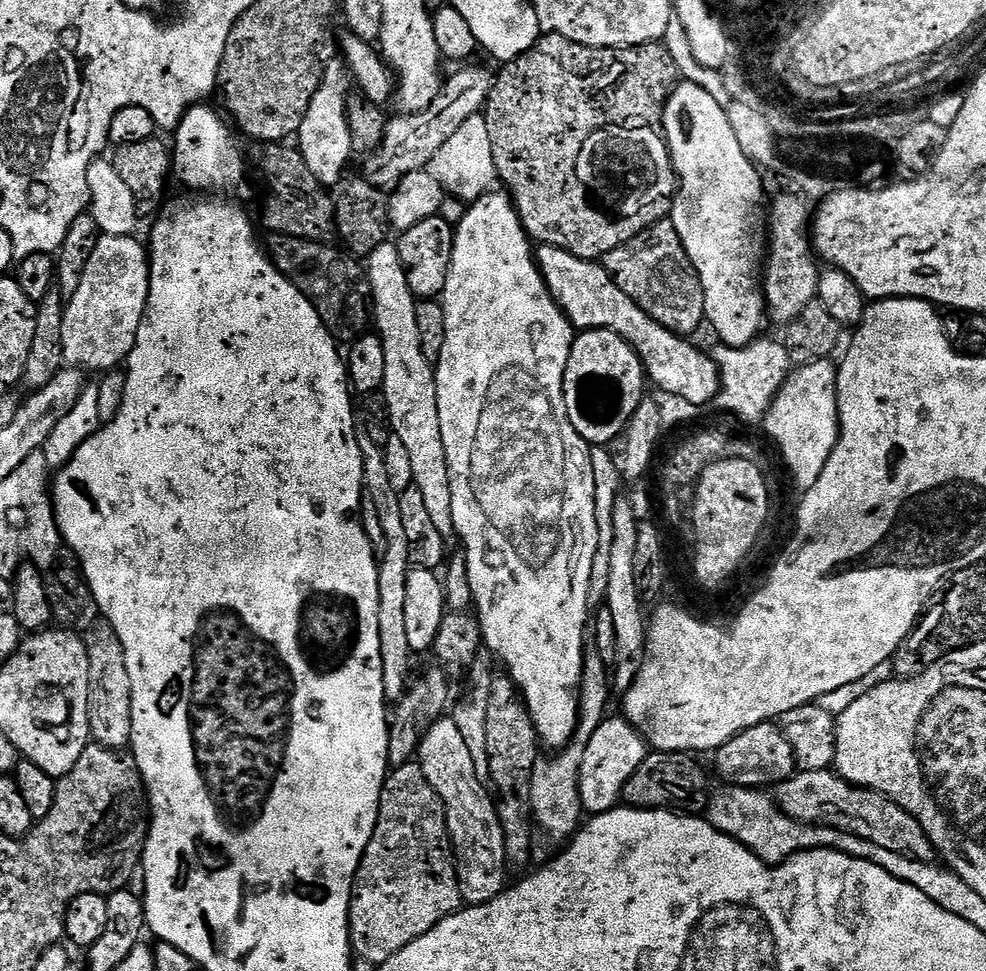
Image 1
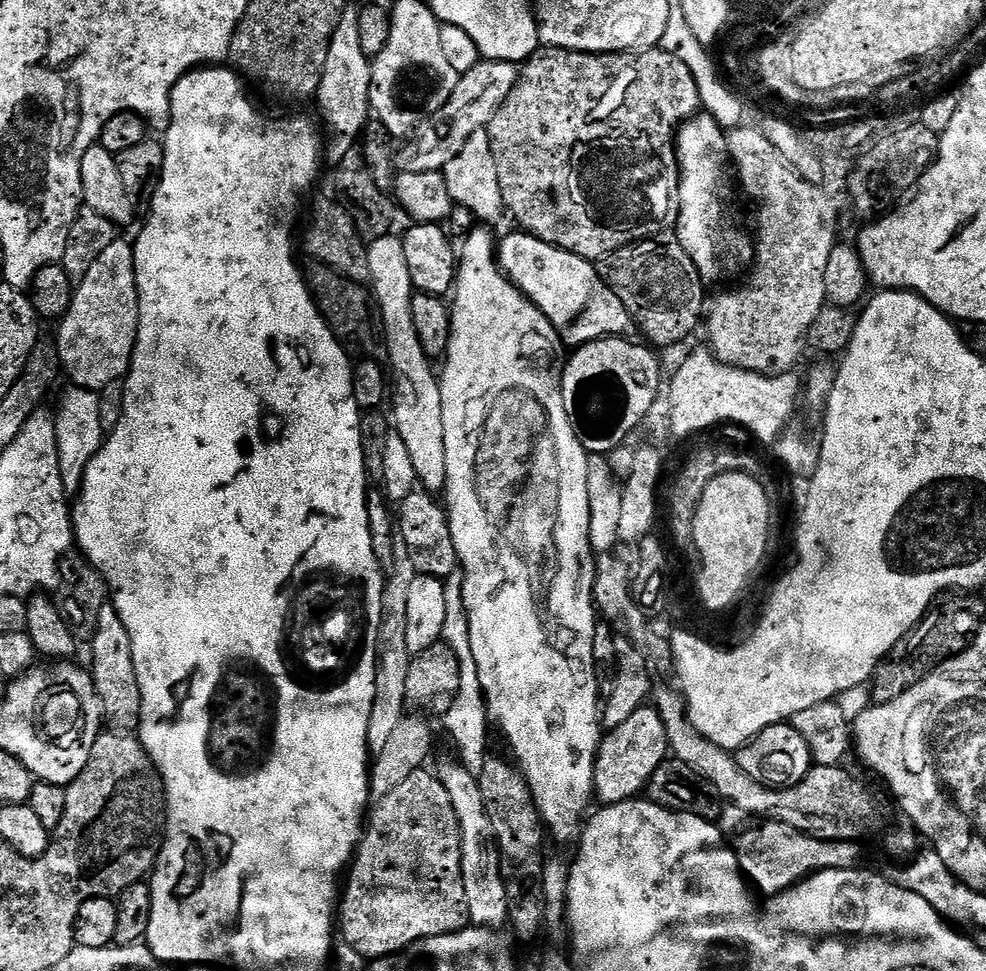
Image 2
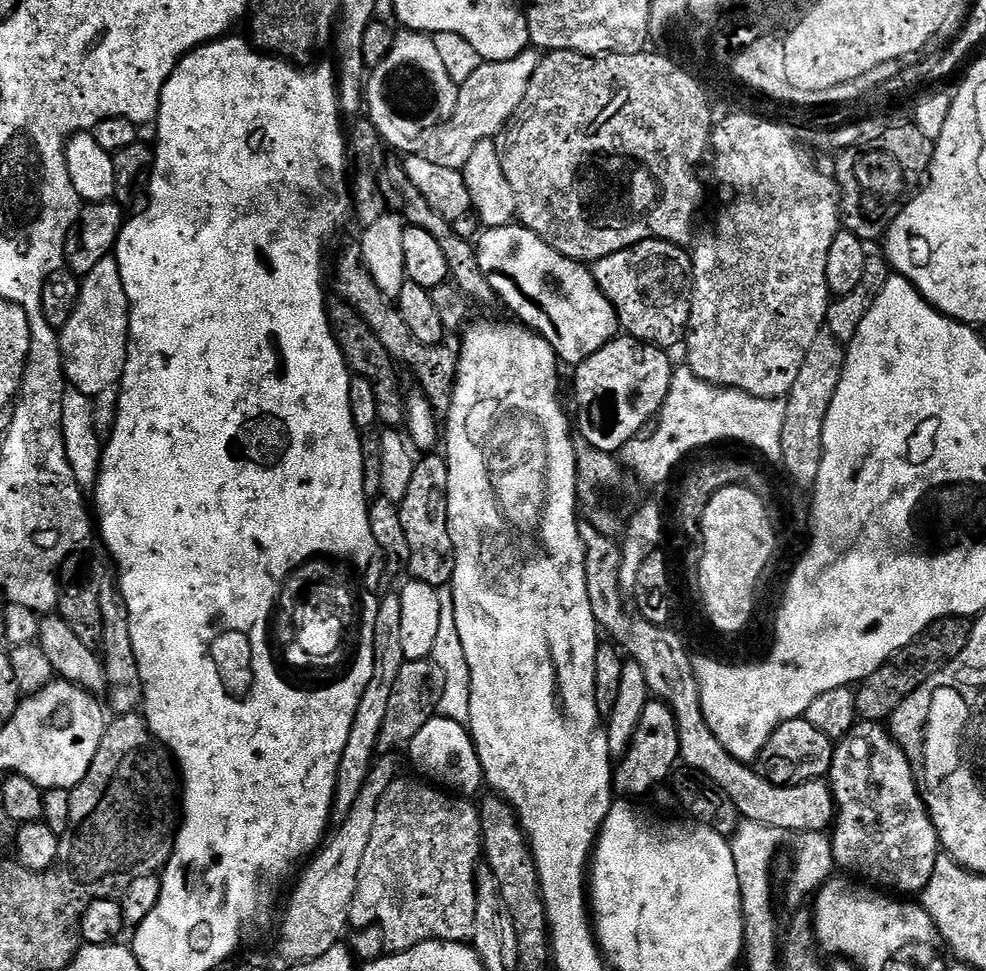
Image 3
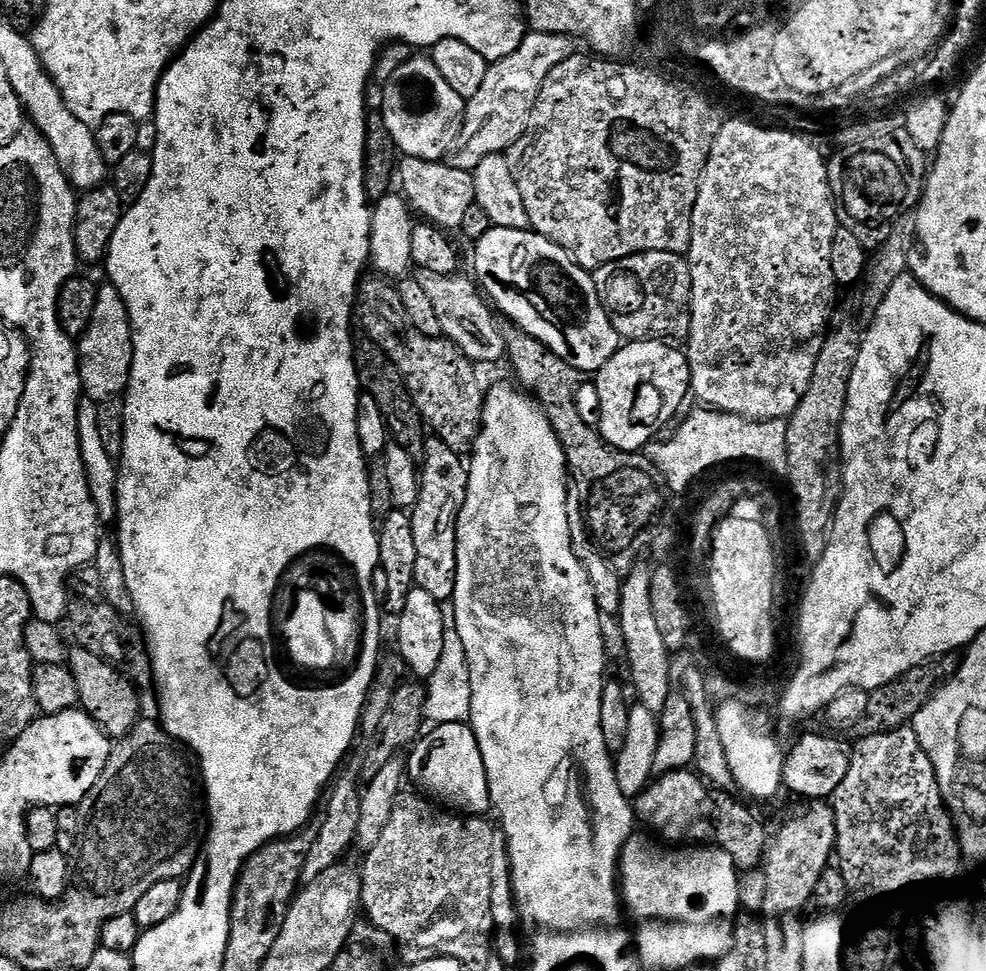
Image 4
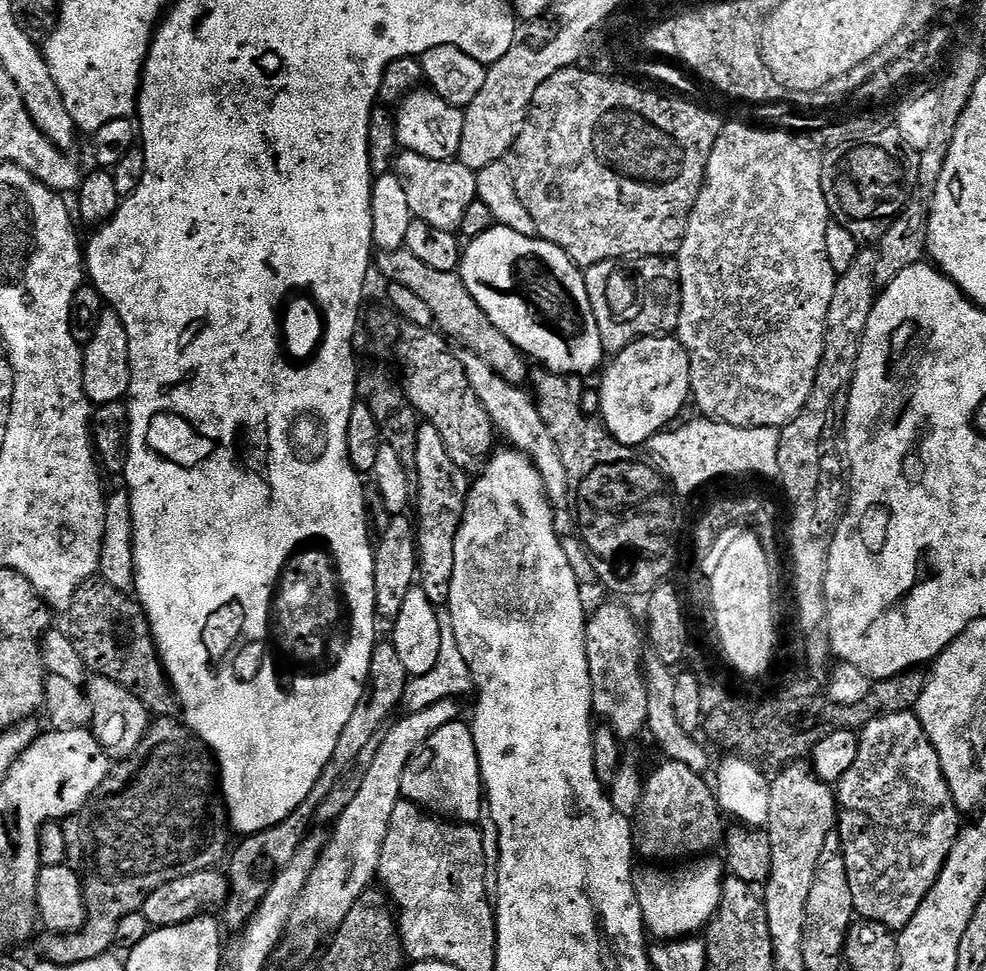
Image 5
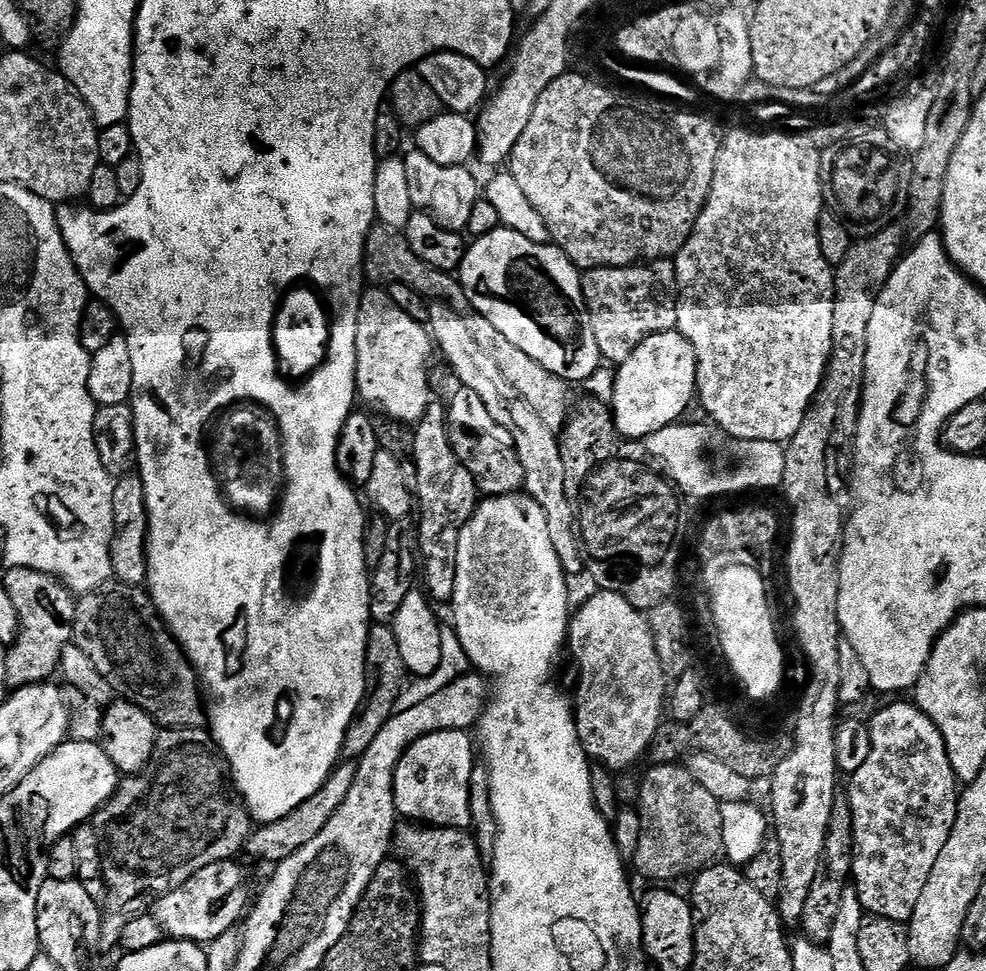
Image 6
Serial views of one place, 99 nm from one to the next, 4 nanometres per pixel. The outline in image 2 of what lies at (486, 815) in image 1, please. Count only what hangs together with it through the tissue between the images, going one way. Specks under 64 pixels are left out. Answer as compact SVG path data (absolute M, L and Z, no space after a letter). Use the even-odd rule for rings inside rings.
M459 762L446 764L438 775L442 786L446 786L446 794L450 794L450 803L454 806L454 814L458 818L460 827L460 849L462 850L462 886L466 890L466 906L468 907L468 919L473 925L493 930L501 927L508 918L508 899L502 882L502 866L500 865L500 851L496 845L495 834L491 829L490 819L486 816L485 803L482 802L482 793L479 790L479 782Z

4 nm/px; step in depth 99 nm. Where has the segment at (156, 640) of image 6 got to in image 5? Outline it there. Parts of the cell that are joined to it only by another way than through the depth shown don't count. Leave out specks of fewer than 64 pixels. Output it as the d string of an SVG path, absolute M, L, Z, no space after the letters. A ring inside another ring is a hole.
M93 578L74 594L74 602L68 608L66 619L70 642L74 642L74 650L78 650L89 673L110 678L110 682L118 682L118 686L126 686L126 690L146 705L153 717L177 715L176 694L164 670L164 663L160 661L148 615L139 599L122 590L114 590L114 586L105 580Z

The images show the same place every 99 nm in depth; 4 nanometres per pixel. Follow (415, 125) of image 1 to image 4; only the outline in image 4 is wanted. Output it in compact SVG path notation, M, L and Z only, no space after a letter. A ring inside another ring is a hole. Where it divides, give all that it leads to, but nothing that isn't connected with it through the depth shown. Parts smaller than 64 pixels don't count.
M529 31L514 54L489 63L486 79L482 81L478 94L467 101L464 125L460 128L460 145L447 157L446 163L473 173L482 158L507 153L513 144L517 144L528 129L532 103L542 90L542 82L546 82L546 74L573 55L572 44L573 41L566 36Z

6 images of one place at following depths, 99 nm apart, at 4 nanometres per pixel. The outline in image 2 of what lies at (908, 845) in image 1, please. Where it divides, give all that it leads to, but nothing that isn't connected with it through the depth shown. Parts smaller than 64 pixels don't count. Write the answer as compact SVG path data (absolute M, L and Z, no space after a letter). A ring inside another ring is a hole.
M657 691L654 696L654 707L659 710L662 722L666 726L671 755L686 762L690 770L694 770L702 779L713 784L731 807L733 804L752 816L764 816L760 818L785 824L795 832L802 832L815 840L856 842L859 841L859 836L866 835L879 822L880 812L876 809L875 798L844 766L813 767L807 778L792 788L767 788L754 782L754 778L750 778L750 774L746 774L746 770L738 766L735 755L729 749L710 742L696 729L688 717L690 705L683 691L675 691Z

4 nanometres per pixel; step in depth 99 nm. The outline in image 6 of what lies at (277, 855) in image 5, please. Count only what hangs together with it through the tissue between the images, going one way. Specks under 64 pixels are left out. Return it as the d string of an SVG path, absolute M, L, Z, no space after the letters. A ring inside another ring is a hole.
M373 623L369 627L368 641L366 642L366 669L370 673L370 687L346 730L342 753L345 761L359 761L360 757L366 754L366 750L370 750L374 738L378 738L382 726L386 726L392 713L397 711L396 697L402 691L400 672L403 673L405 667L402 662L402 654L398 651L396 631L391 624Z

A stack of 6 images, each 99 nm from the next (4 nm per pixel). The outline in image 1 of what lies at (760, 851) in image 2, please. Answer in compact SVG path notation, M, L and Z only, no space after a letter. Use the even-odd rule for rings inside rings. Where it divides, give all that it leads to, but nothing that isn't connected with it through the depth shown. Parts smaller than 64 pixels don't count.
M724 786L720 793L713 795L708 801L706 819L726 836L745 844L749 850L761 860L772 866L779 866L785 860L796 855L805 847L804 832L797 821L787 816L775 799L768 797L767 791L758 788L738 788Z

